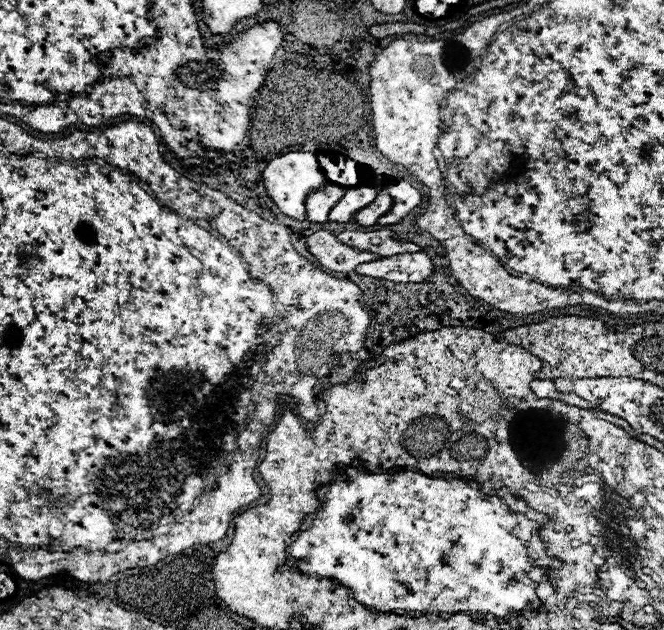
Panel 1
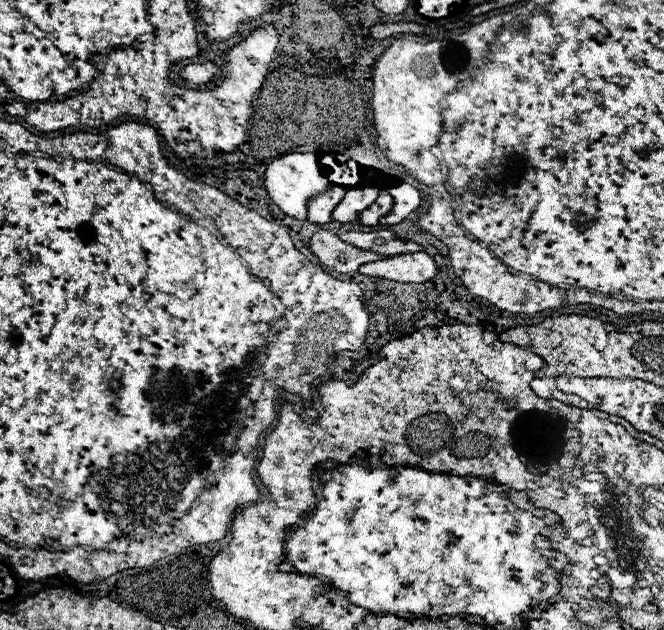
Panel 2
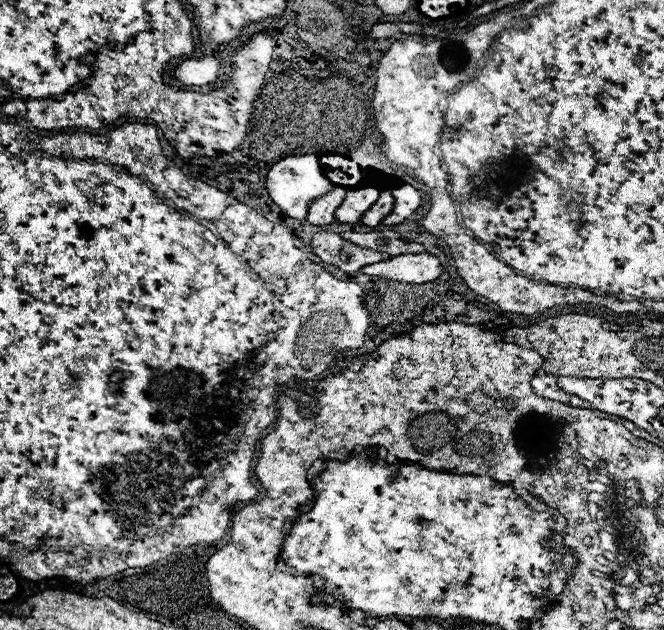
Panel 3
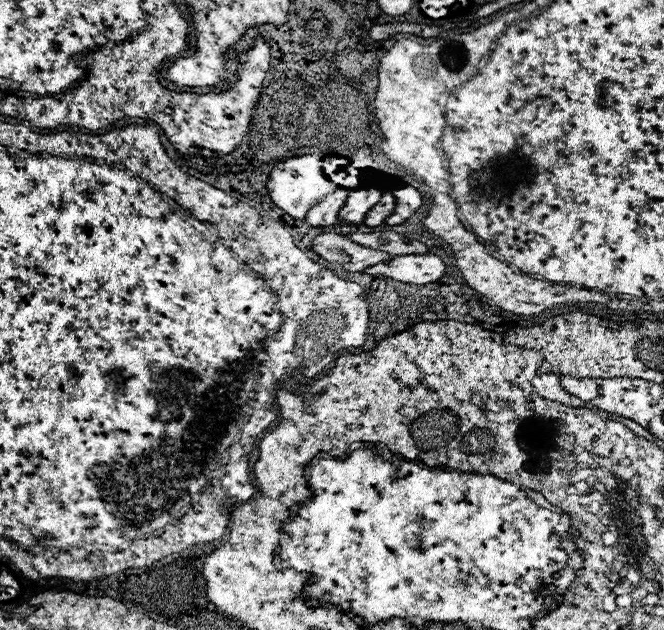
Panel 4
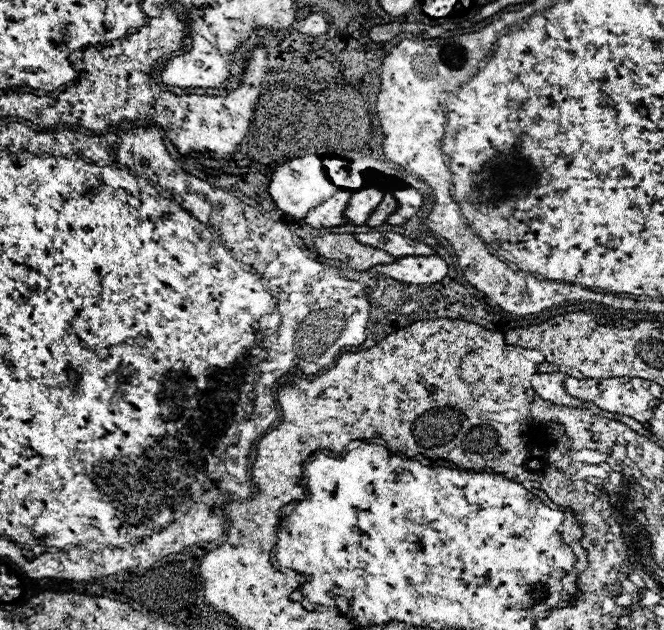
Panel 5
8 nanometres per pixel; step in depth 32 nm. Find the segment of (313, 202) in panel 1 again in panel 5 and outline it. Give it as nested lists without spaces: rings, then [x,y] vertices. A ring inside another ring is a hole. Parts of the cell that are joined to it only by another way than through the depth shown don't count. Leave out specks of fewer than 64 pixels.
[[[338,190],[334,196],[330,196],[326,202],[322,202],[320,206],[312,208],[308,212],[308,216],[304,218],[304,222],[312,228],[330,228],[330,226],[342,226],[348,224],[346,218],[342,216],[342,210],[346,208],[350,200],[350,192],[348,190]]]

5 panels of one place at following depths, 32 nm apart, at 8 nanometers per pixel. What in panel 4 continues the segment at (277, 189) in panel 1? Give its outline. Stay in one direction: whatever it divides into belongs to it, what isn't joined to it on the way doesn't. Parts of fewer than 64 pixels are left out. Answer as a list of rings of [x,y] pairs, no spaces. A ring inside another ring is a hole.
[[[306,154],[306,156],[296,156],[296,158],[286,158],[284,162],[278,162],[268,178],[266,184],[272,202],[282,208],[288,216],[296,220],[304,220],[308,210],[322,198],[334,192],[334,184],[328,180],[328,176],[322,172],[322,162],[316,154]]]

